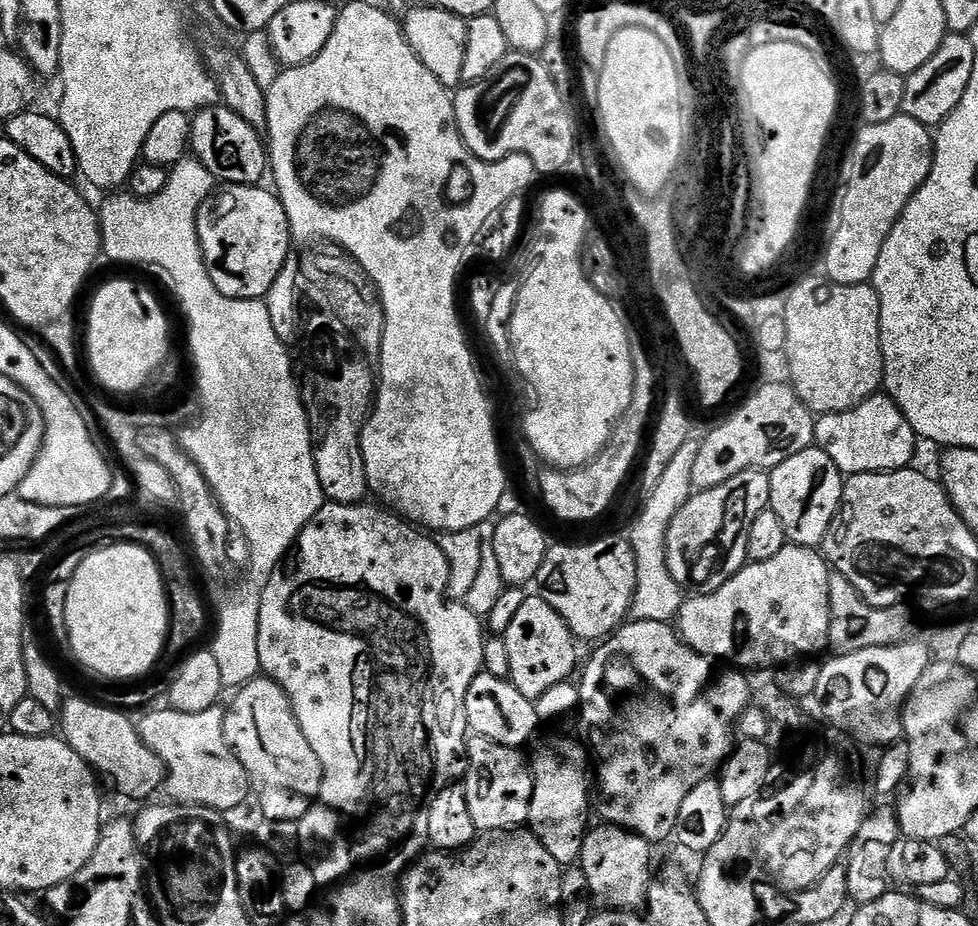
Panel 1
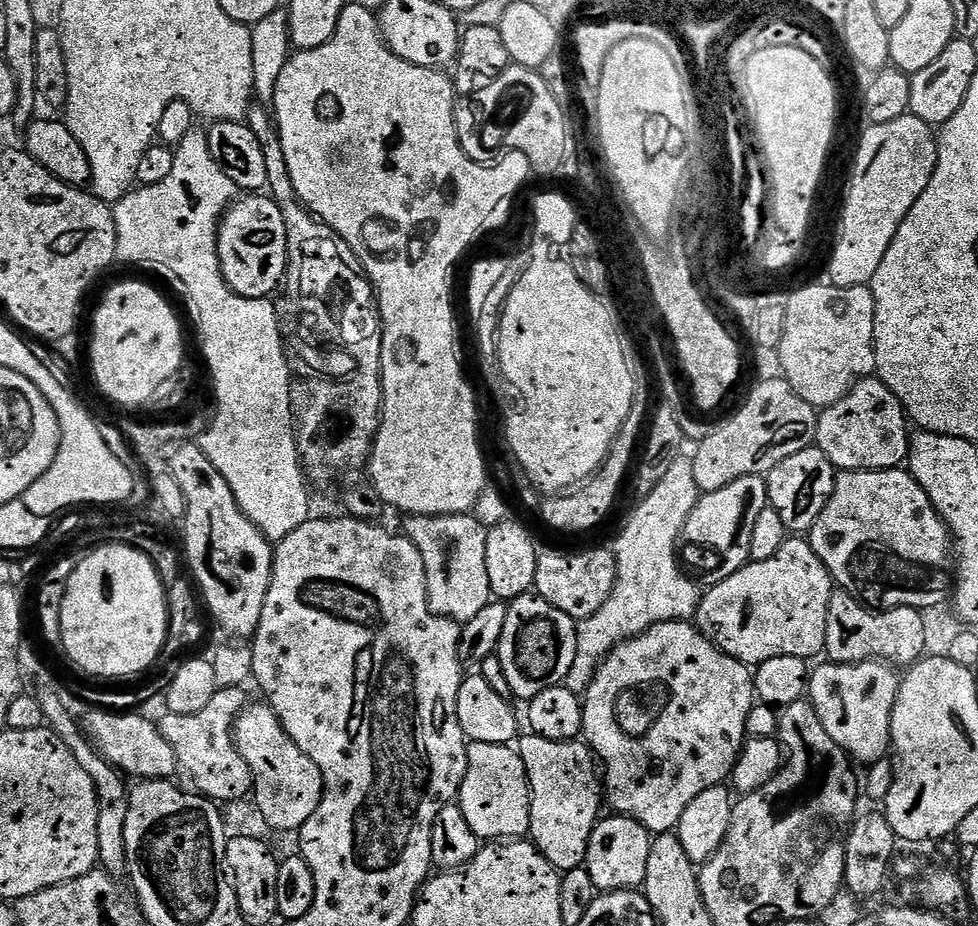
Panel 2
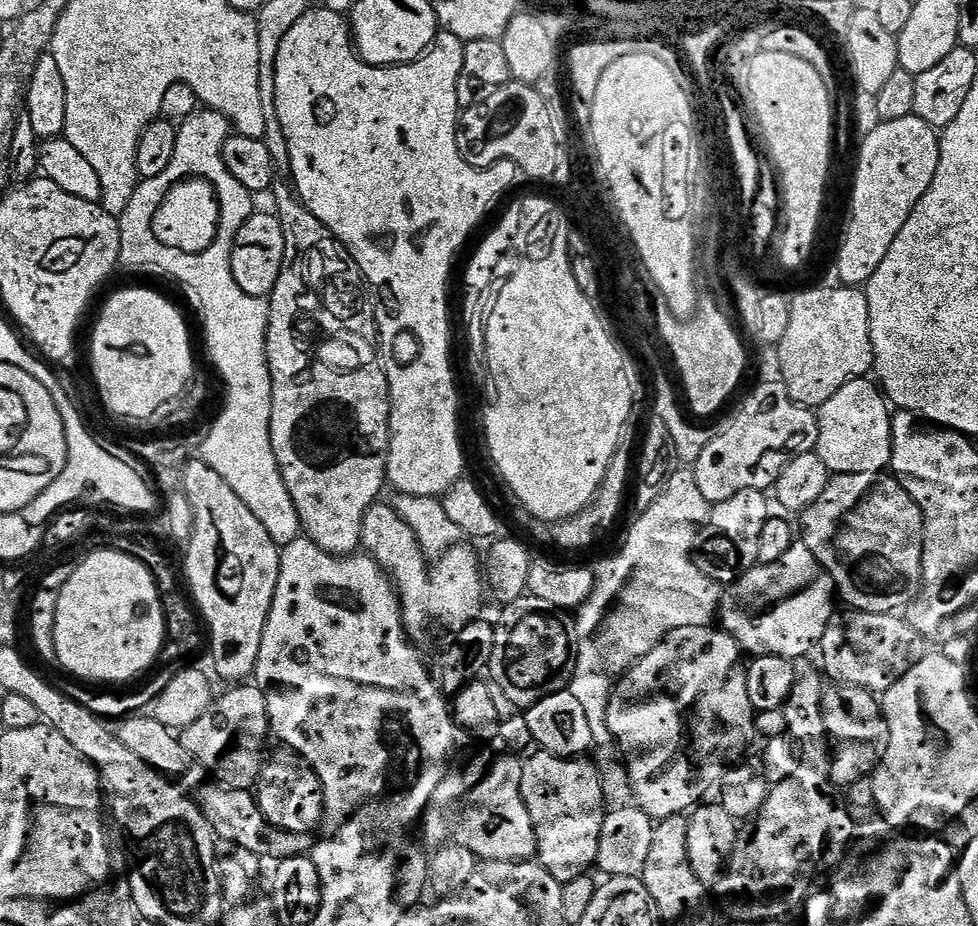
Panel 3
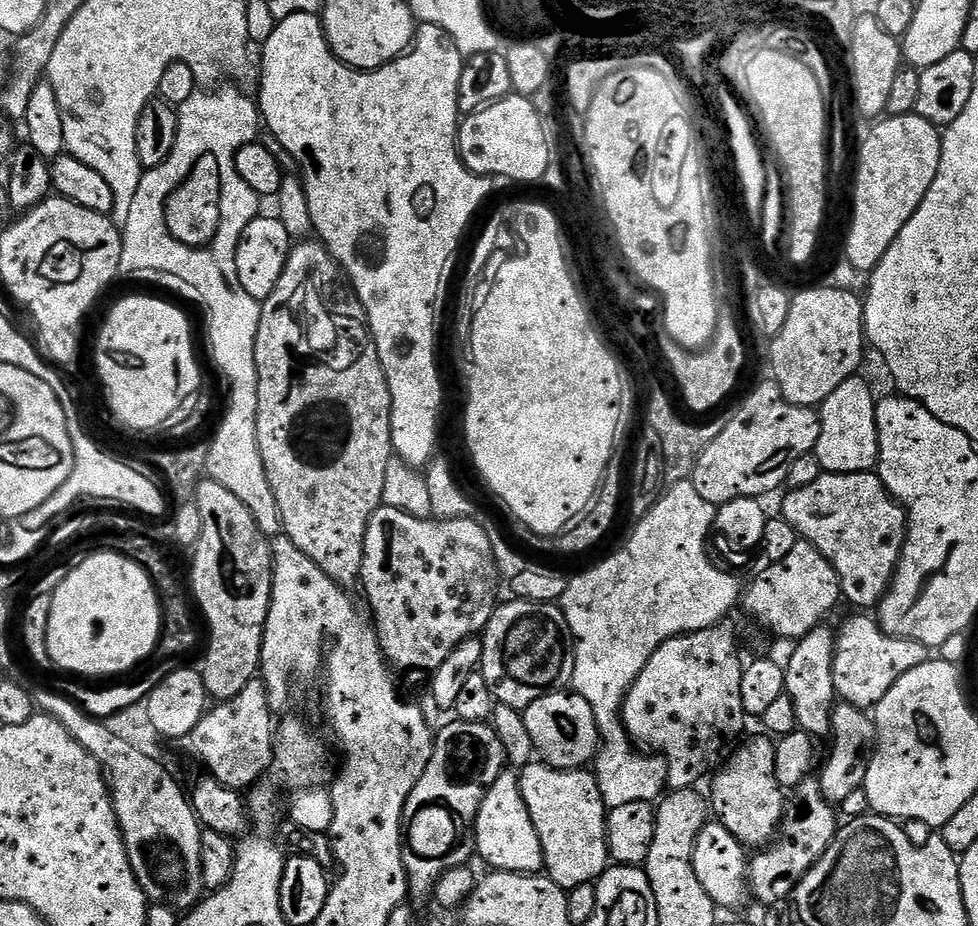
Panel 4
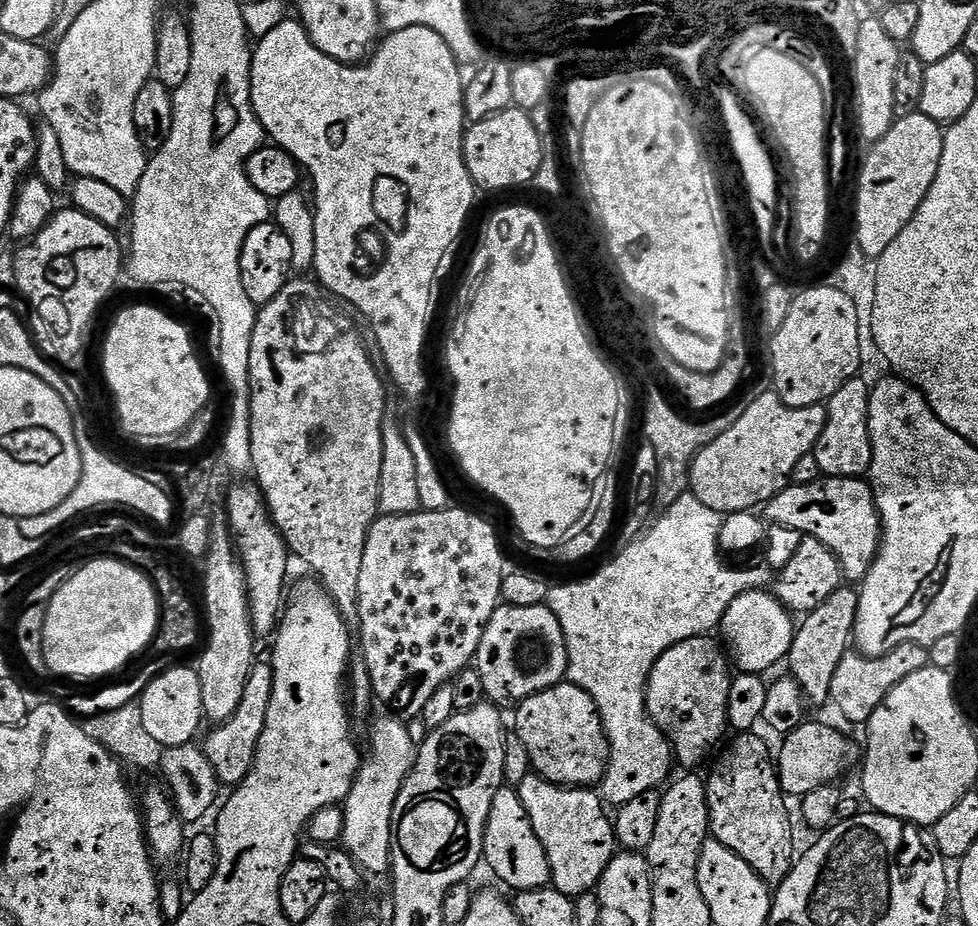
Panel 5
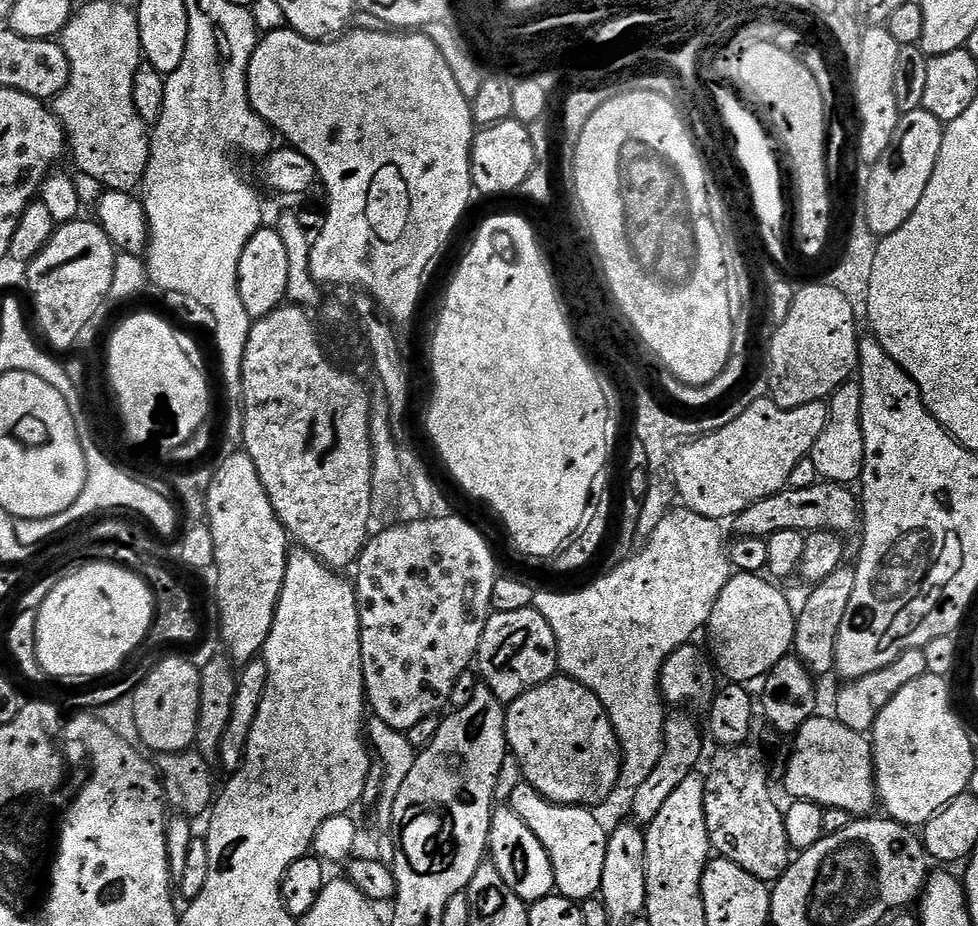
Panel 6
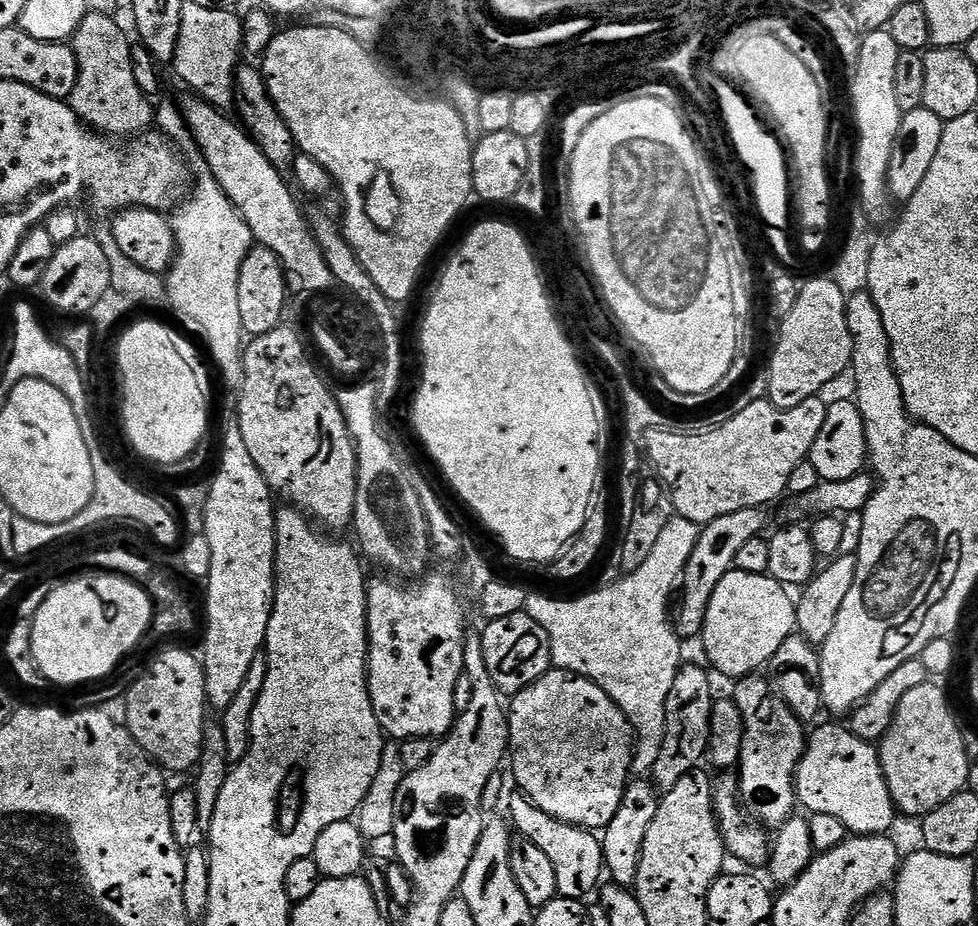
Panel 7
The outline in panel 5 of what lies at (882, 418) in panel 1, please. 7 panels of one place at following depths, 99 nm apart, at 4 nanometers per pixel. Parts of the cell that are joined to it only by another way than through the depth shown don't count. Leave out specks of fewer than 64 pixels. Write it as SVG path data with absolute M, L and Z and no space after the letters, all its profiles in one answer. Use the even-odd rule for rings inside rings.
M857 378L846 382L838 394L834 394L827 402L828 417L826 426L816 443L814 454L818 458L818 466L825 477L864 478L867 477L868 467L872 461L872 443L870 442L870 394L872 389L869 381Z

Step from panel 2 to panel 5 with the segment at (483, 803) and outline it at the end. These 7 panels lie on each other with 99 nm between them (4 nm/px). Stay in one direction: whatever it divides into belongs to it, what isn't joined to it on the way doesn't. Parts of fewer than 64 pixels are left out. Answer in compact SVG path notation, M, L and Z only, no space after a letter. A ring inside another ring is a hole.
M505 786L494 794L494 806L490 806L490 814L484 831L483 863L504 884L516 888L517 893L533 892L539 888L549 887L552 871L546 858L546 850L542 850L542 842L538 842L538 834L534 834L534 826L530 826L530 818L526 814L526 806L522 806L522 798L515 787Z

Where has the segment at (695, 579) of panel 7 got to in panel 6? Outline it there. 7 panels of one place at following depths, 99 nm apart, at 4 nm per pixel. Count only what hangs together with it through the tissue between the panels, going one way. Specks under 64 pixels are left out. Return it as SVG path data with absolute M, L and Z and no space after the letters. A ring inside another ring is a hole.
M817 482L812 488L794 490L785 488L772 496L754 502L746 510L734 517L737 537L741 536L773 536L778 530L794 530L795 532L848 532L857 531L862 520L862 508L858 496L852 493L851 487L842 484Z

